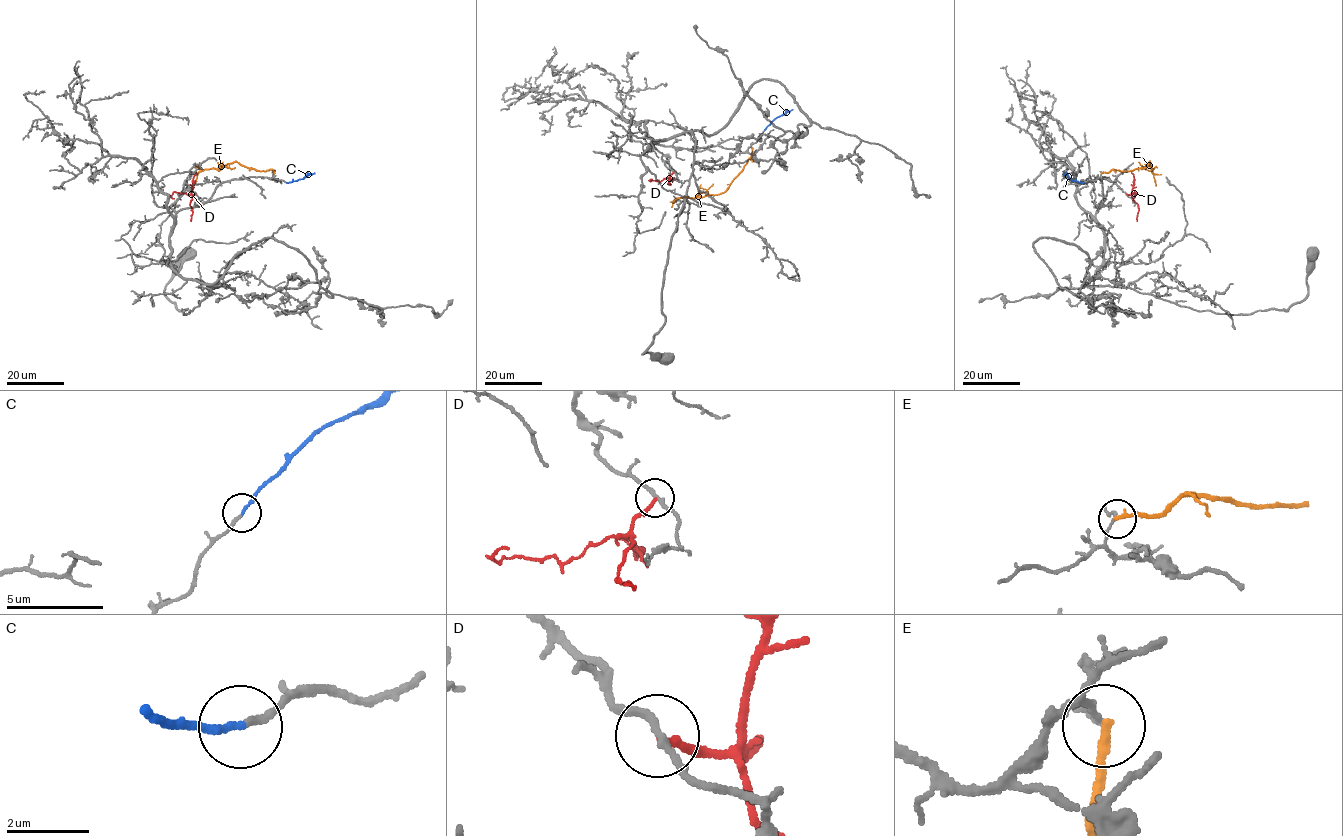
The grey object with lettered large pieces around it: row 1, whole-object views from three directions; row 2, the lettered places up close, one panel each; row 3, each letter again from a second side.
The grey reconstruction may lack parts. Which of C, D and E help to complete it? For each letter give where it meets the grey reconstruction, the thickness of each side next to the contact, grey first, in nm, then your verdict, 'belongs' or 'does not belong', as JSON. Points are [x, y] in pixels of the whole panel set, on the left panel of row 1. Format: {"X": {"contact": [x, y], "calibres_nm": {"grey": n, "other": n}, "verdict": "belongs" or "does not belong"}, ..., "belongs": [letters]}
{"C": {"contact": [286, 182], "calibres_nm": {"grey": 170, "other": 160}, "verdict": "belongs"}, "D": {"contact": [195, 193], "calibres_nm": {"grey": 180, "other": 170}, "verdict": "does not belong"}, "E": {"contact": [274, 173], "calibres_nm": {"grey": 170, "other": 220}, "verdict": "does not belong"}, "belongs": ["C"]}

